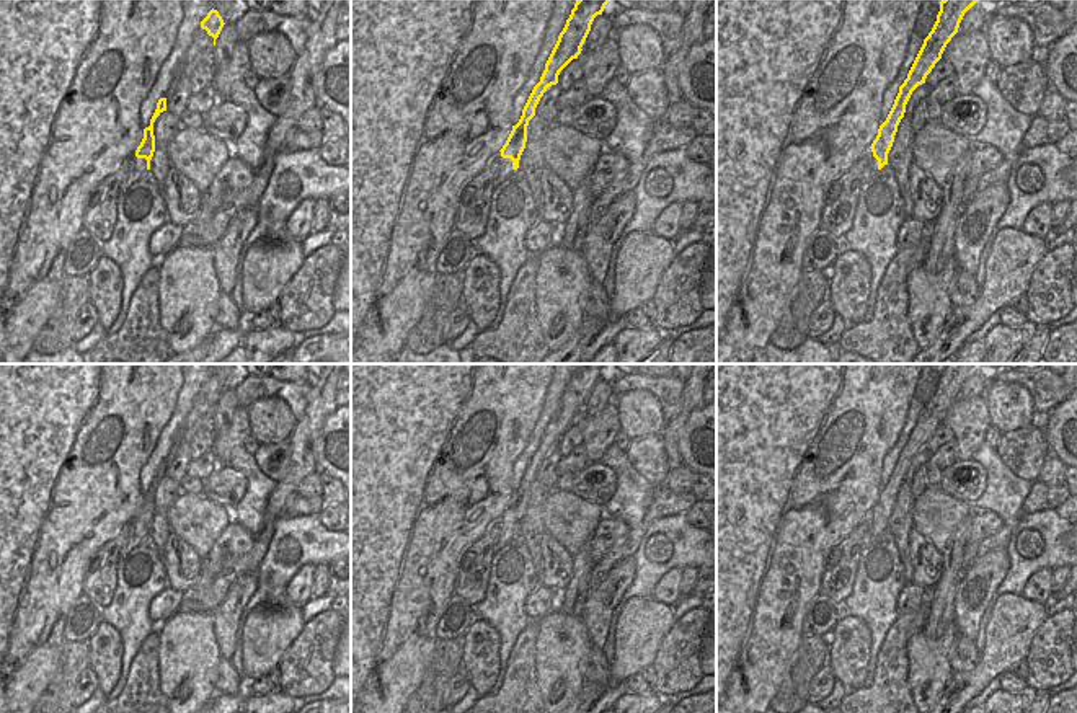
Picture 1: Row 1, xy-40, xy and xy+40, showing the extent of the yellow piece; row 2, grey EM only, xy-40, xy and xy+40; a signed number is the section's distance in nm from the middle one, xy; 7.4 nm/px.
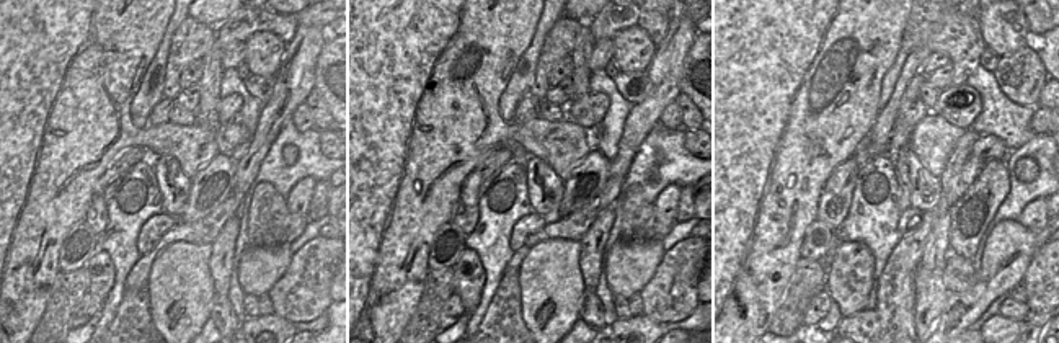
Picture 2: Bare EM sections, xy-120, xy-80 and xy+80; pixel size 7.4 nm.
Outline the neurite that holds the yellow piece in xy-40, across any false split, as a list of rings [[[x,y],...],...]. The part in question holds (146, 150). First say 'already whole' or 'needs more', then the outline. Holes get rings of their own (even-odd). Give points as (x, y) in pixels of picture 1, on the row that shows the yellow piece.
already whole; [[[166,98],[158,100],[157,109],[150,119],[150,126],[144,129],[144,139],[135,150],[137,158],[147,160],[147,170],[150,170],[150,160],[152,160],[153,152],[155,152],[153,122],[163,111],[166,111]]]

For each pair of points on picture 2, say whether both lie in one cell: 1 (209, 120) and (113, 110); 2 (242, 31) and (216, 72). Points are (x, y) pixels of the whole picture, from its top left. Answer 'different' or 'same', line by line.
1: different
2: different

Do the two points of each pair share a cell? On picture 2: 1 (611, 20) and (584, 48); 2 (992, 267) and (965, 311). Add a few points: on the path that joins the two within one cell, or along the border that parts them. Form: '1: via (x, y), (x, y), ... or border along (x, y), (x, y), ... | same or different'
1: border along (586, 23), (594, 40) | different
2: via (992, 278), (971, 299) | same

